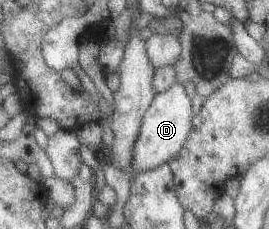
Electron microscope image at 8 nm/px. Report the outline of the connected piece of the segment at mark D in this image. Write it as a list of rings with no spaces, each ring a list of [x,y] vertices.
[[[178,81],[170,90],[160,93],[145,116],[140,136],[136,141],[133,162],[136,172],[152,171],[175,159],[183,151],[194,130],[194,119],[192,97],[184,83]]]

